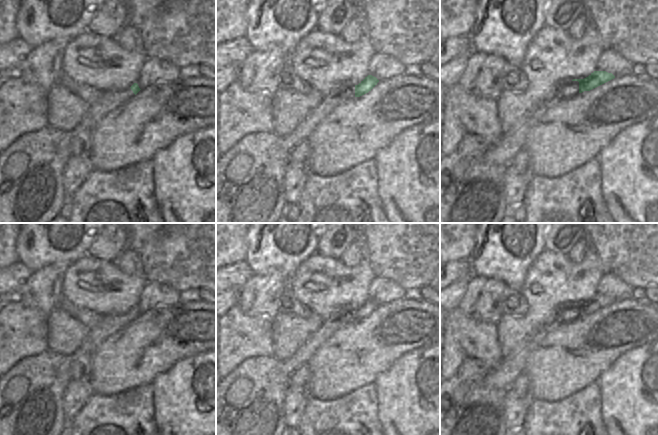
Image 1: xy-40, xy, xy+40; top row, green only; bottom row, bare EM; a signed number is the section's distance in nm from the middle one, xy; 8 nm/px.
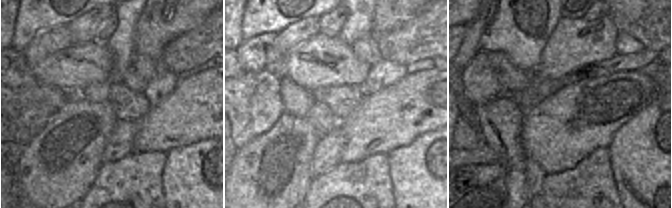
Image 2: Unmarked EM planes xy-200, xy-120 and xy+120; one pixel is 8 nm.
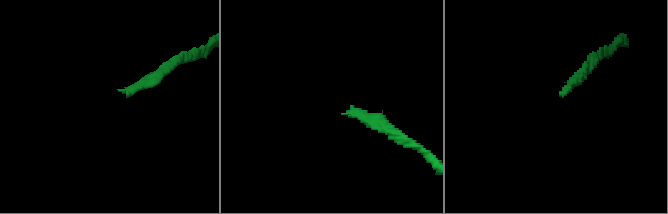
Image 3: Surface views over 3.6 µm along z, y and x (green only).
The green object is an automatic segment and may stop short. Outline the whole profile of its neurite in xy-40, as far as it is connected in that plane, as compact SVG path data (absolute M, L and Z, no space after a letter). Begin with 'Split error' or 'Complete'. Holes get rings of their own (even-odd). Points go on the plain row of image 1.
Split error. M134 307L130 312L122 315L106 315L101 322L92 328L79 347L79 349L71 355L72 358L77 358L78 351L88 351L94 353L97 348L110 336L114 335L132 321L134 321L141 313L137 307Z

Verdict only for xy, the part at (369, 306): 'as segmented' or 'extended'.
extended

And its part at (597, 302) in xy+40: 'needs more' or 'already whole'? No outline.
needs more

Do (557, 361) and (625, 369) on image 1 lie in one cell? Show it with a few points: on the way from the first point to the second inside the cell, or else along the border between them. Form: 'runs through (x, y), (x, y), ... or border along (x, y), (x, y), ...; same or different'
border along (626, 351), (596, 380); different

